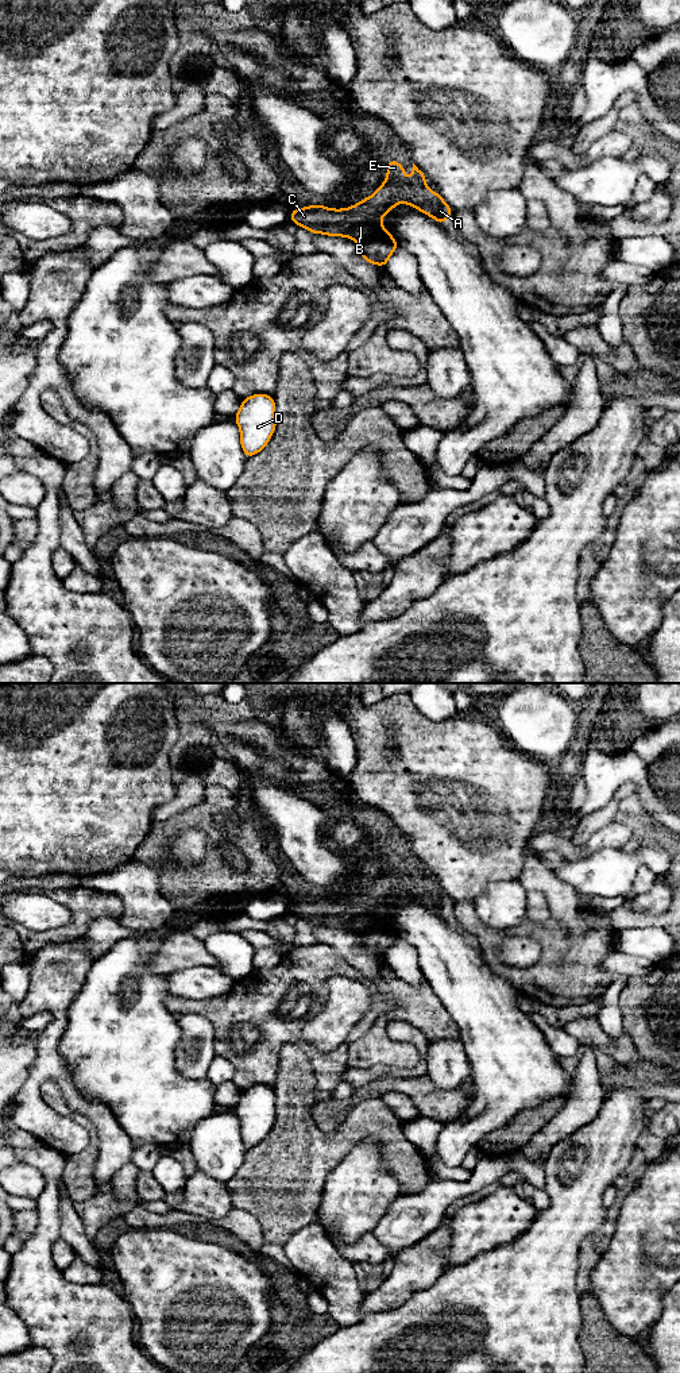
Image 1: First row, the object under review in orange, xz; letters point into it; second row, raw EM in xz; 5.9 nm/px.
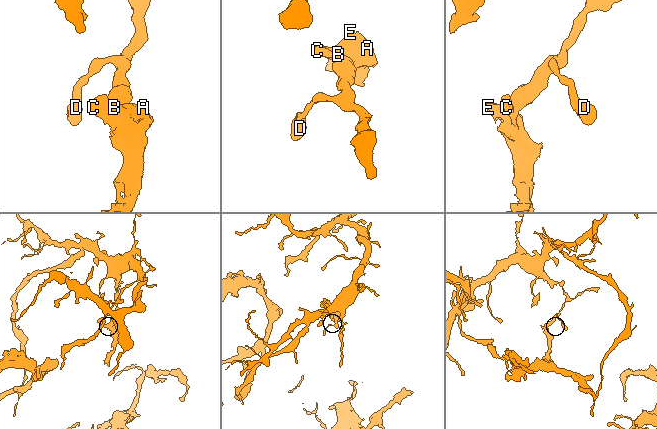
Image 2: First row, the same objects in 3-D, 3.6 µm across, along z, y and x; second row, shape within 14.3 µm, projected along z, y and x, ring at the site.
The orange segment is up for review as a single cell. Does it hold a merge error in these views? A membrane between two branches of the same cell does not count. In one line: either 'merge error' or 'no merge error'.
merge error

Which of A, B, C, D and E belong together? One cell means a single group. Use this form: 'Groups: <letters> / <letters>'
Groups: A B C E / D

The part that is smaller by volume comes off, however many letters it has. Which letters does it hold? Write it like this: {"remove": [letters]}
{"remove": ["A", "B", "C", "E"]}

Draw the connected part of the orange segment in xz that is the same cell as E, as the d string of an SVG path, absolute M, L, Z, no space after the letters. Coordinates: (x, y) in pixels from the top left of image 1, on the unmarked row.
M391 851L385 873L372 887L344 900L318 895L294 900L289 910L314 926L345 927L359 936L393 929L383 919L380 910L399 894L412 896L443 915L452 905L452 899L444 894L440 884L433 884L428 879L425 865L414 855L412 863L412 869L406 872L405 859L397 851Z

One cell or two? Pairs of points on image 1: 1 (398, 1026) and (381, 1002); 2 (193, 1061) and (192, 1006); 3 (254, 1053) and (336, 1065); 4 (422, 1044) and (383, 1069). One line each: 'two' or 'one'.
1: two
2: two
3: one
4: one

